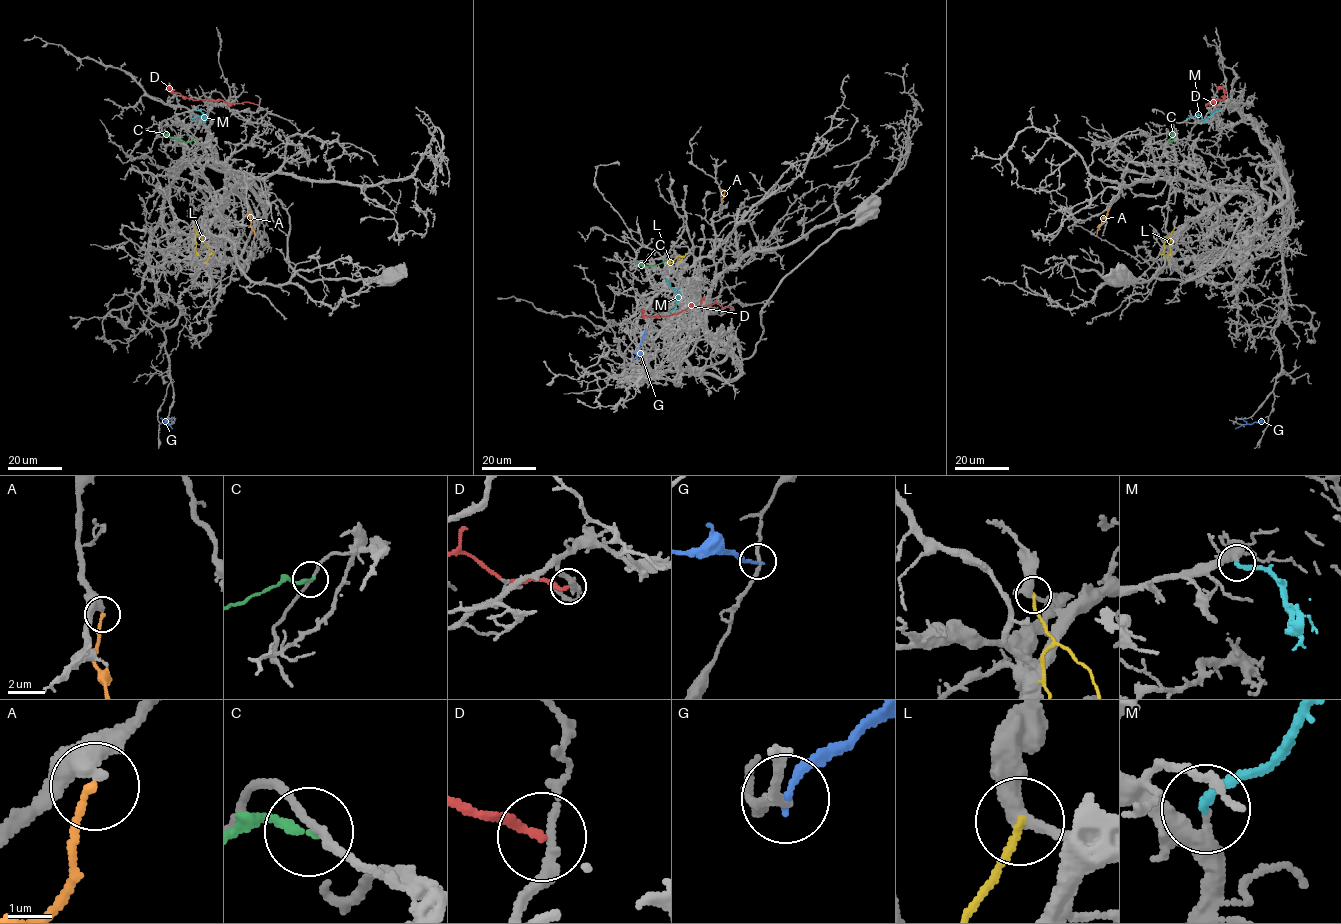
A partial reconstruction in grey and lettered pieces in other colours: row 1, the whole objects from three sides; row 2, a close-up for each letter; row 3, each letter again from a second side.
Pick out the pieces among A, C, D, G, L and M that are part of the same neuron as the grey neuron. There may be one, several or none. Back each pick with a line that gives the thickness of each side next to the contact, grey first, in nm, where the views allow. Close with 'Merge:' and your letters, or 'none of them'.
M: 240/220 nm
Merge: M

